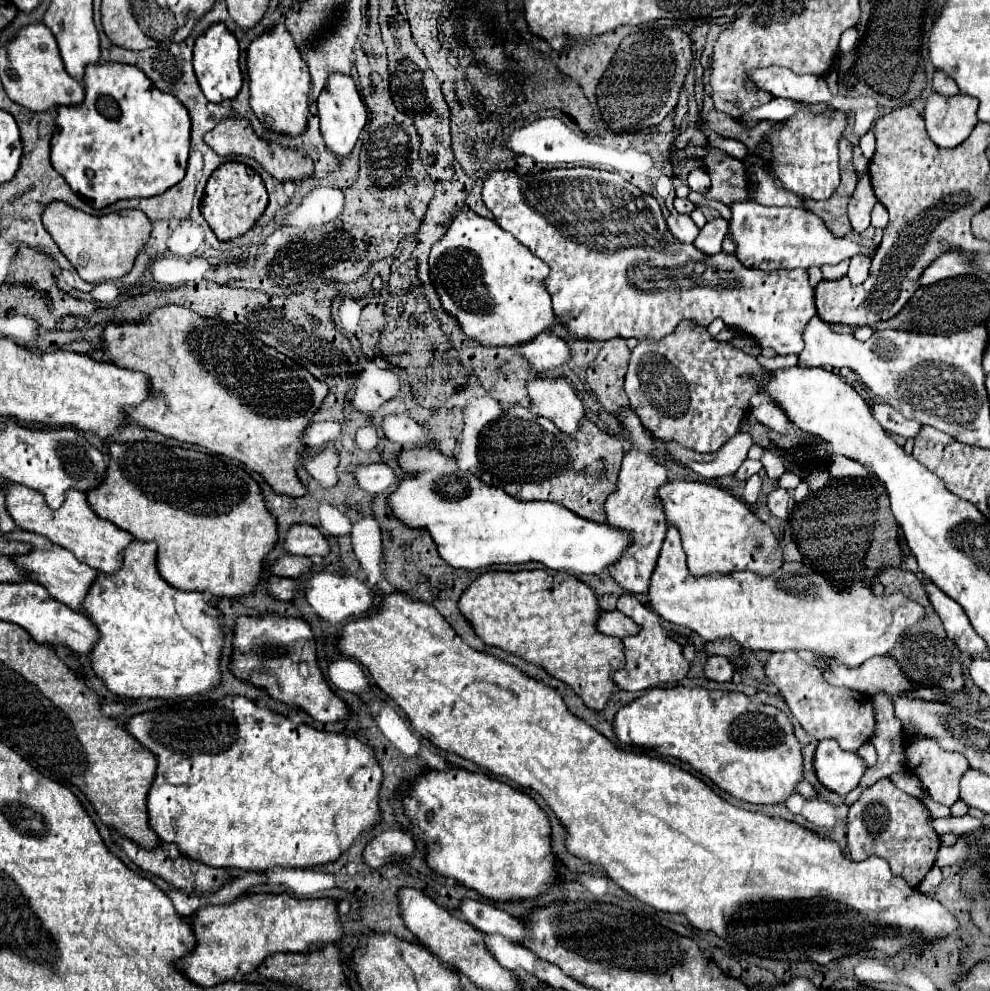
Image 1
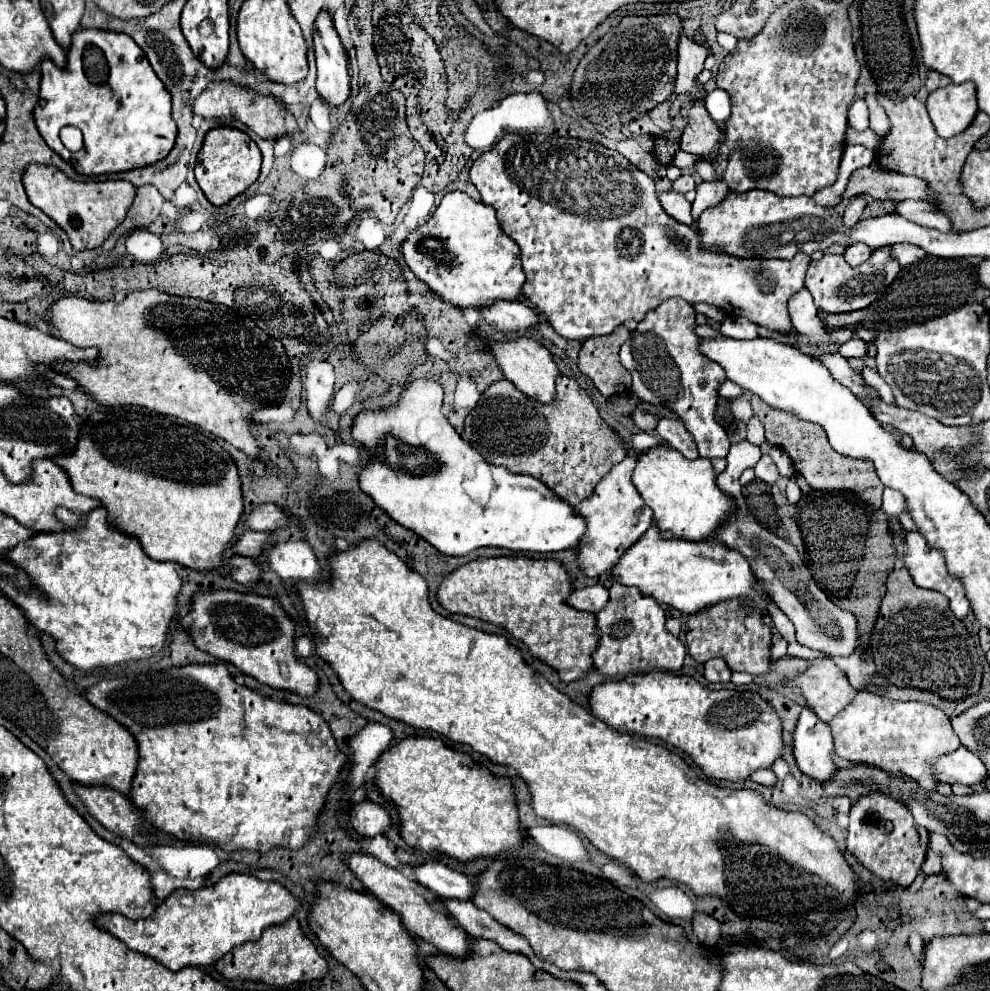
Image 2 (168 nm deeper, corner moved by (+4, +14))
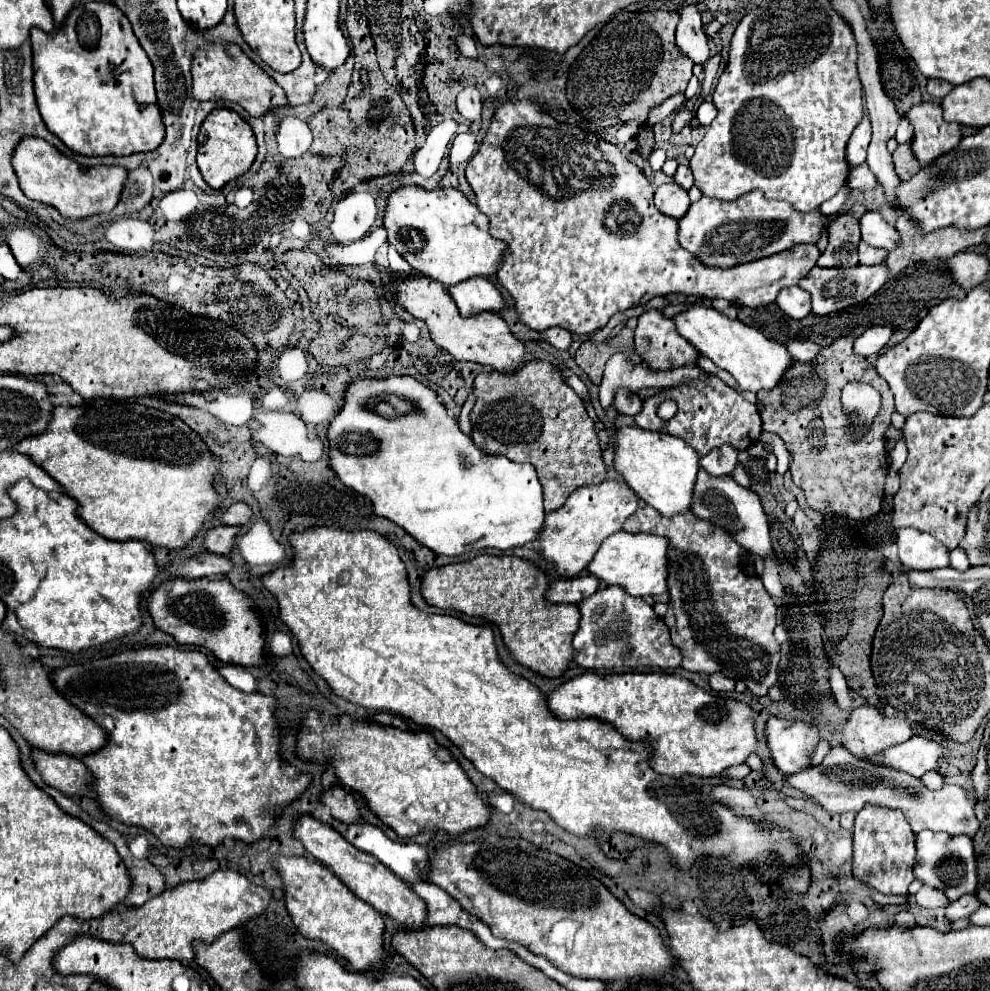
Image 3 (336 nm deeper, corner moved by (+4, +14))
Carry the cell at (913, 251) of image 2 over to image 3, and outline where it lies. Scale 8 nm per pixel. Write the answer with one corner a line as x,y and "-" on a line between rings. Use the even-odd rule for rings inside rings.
867,211
861,219
859,219
859,227
861,227
861,235
863,241
869,245
877,245
879,249
893,249
893,245
897,245
899,241
899,233
895,227
891,227
877,211

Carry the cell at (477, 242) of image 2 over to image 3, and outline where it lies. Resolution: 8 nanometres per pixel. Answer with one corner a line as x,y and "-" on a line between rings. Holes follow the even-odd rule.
403,185
391,191
385,201
383,227
387,241
419,273
441,281
445,287
469,277
489,277
497,273
499,259
505,253
503,241
489,237
487,217
459,191
427,191
419,185

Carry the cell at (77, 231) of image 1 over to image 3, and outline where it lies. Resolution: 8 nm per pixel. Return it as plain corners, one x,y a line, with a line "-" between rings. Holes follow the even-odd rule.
23,137
13,149
11,163
17,173
21,191
29,199
53,205
63,217
69,219
81,219
93,213
111,211
121,197
121,189
127,177
127,169
115,165
111,167
99,165
99,167
83,169
77,161
65,157
49,141
41,137

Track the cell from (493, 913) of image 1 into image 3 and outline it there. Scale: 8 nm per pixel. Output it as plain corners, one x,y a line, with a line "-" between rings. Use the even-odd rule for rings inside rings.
333,821
331,823
351,845
355,845
357,849
373,855
375,859
379,859
385,867
389,867
397,877
401,877
403,881
407,883
413,883
413,881
423,881
421,873
427,869
427,851
425,851
425,845
417,845
417,843
397,843
397,841
391,841
379,827
371,825
371,823
343,823
343,821

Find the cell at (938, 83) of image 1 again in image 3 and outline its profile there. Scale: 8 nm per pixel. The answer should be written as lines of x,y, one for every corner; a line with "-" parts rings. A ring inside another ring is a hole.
929,79
929,83
927,83
927,93
933,97
939,97
939,99
943,99
951,89
953,89
953,85
939,81
939,79

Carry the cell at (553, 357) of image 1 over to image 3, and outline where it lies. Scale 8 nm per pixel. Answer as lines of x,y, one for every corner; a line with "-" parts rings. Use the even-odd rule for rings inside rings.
471,277
467,281
447,287
447,291
453,297
463,317
471,317
473,313
481,313
481,311
499,313
505,305
495,283
491,283
485,277

